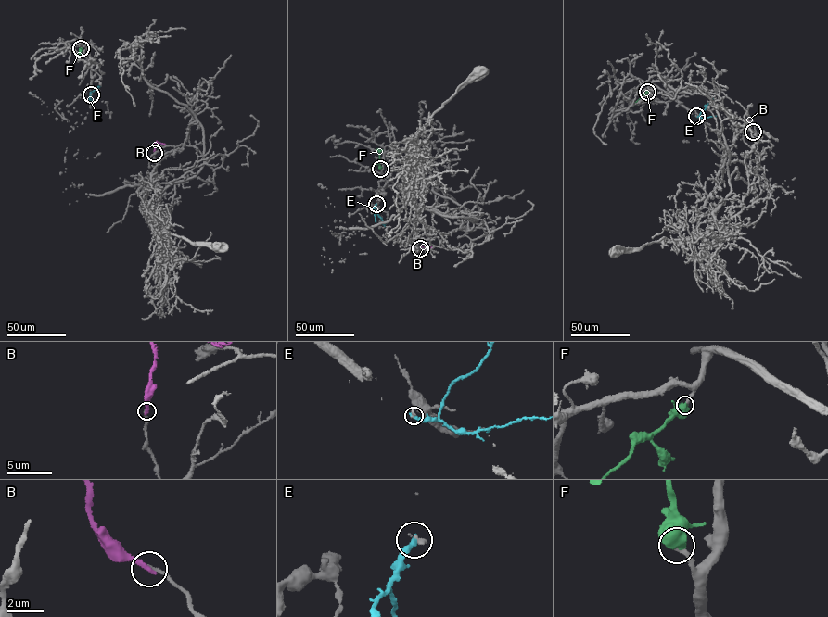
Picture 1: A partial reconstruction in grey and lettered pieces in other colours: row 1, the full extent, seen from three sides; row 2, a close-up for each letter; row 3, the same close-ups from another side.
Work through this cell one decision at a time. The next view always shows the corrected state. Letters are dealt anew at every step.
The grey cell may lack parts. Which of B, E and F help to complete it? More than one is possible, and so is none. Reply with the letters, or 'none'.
F

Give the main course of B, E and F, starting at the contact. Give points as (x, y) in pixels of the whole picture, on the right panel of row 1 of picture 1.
B: (753, 132), (748, 120)
E: (696, 116), (699, 116), (712, 96)
F: (647, 92), (632, 104)

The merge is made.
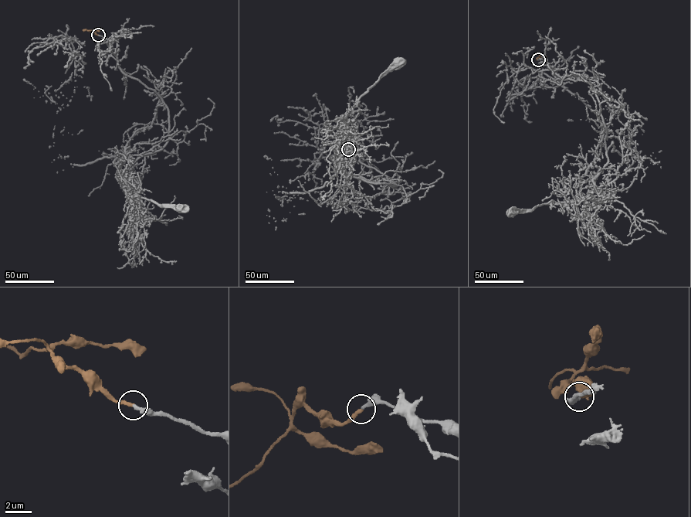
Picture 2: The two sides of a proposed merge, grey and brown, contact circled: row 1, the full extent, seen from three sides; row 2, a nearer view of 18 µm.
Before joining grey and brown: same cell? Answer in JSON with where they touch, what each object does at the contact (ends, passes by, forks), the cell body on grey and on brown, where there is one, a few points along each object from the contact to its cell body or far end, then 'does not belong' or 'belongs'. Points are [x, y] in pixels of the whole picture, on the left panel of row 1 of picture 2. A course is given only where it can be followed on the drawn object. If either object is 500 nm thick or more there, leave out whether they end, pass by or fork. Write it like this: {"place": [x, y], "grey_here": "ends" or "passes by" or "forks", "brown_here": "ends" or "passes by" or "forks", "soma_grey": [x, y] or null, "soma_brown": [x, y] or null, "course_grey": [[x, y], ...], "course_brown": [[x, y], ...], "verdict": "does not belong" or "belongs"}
{"place": [98, 35], "grey_here": "ends", "brown_here": "ends", "soma_grey": [181, 209], "soma_brown": null, "course_grey": [[98, 35], [116, 42], [119, 67], [168, 112], [168, 141], [132, 165], [130, 199], [181, 209]], "course_brown": [[98, 35], [82, 30]], "verdict": "belongs"}

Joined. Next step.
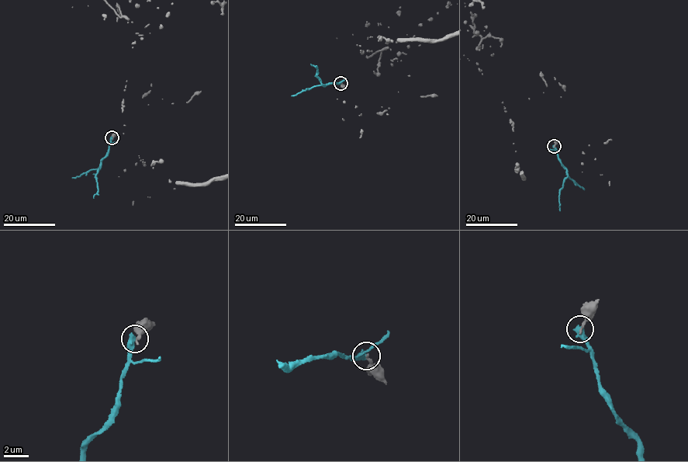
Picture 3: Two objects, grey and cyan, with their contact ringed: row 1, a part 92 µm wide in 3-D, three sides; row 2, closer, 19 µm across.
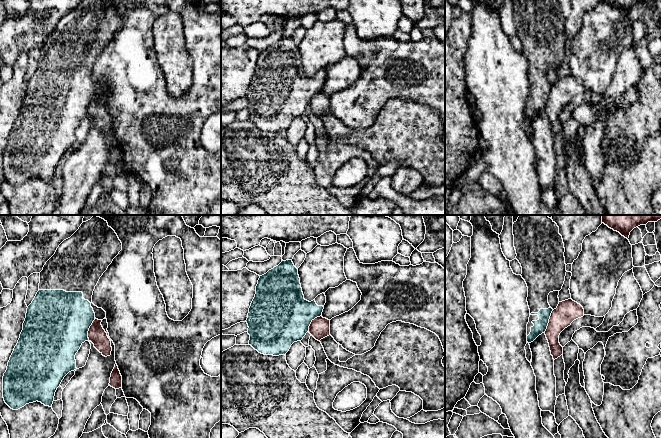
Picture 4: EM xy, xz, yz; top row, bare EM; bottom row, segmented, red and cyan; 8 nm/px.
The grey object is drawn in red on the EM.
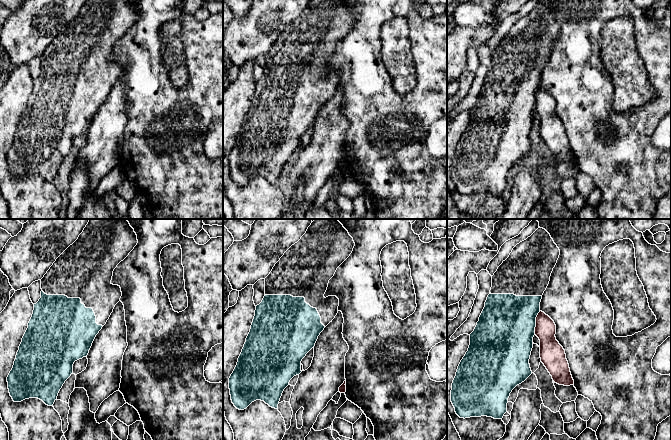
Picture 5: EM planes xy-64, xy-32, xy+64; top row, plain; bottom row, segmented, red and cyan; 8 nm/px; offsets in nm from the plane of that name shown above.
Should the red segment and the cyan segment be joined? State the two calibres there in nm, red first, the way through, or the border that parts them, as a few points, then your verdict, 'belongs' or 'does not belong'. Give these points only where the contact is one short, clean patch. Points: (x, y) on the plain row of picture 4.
140/500 nm | along xy (95, 94), (89, 104), (88, 115) | does not belong

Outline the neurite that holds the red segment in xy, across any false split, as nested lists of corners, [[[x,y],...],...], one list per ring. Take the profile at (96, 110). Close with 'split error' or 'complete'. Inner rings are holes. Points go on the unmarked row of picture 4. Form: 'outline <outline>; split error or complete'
outline [[[95,94],[88,107],[88,114],[94,123],[105,133],[111,131],[111,117],[101,101],[102,96]]]; complete

